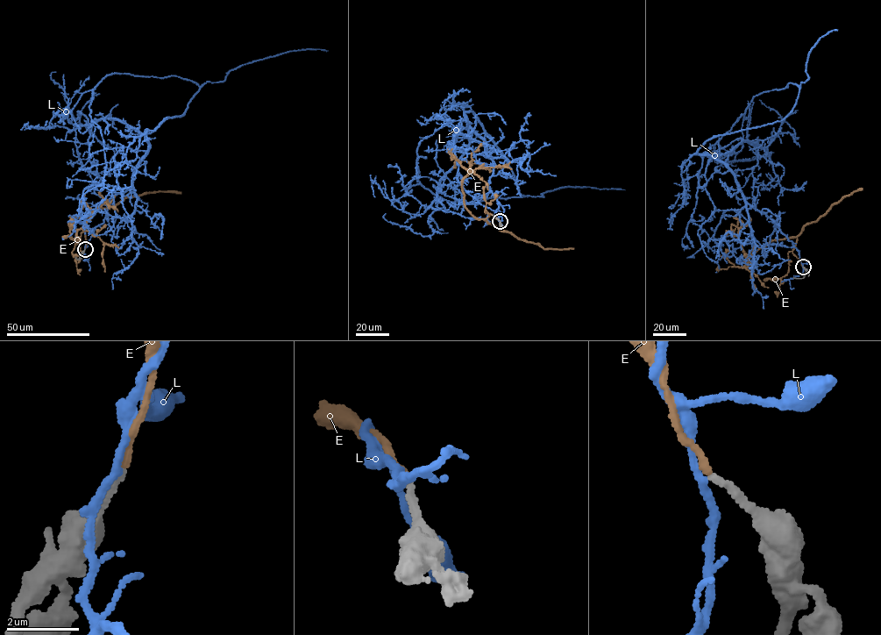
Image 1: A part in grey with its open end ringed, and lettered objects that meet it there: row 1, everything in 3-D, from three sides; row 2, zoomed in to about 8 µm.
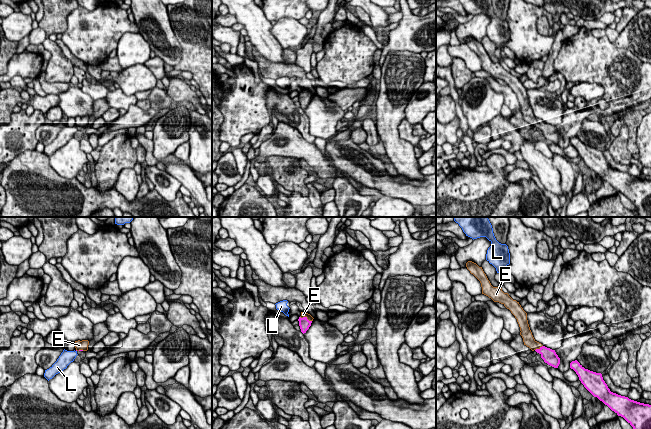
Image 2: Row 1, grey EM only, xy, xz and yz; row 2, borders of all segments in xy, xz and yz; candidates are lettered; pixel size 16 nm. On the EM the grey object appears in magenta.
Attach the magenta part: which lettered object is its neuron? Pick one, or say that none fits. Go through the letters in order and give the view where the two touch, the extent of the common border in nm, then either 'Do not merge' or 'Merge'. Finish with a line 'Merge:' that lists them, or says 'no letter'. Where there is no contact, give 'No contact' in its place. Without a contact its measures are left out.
E: Touches magenta in xz. Shared border 200 nm. Merge
L: No contact. Do not merge
Merge: E

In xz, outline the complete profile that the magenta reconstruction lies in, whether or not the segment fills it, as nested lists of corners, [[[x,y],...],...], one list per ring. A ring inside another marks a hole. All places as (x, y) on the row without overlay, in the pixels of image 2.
[[[301,88],[301,92],[299,93],[298,97],[299,97],[299,102],[300,102],[301,108],[303,110],[306,109],[306,107],[311,102],[313,95],[314,94],[310,90]]]

